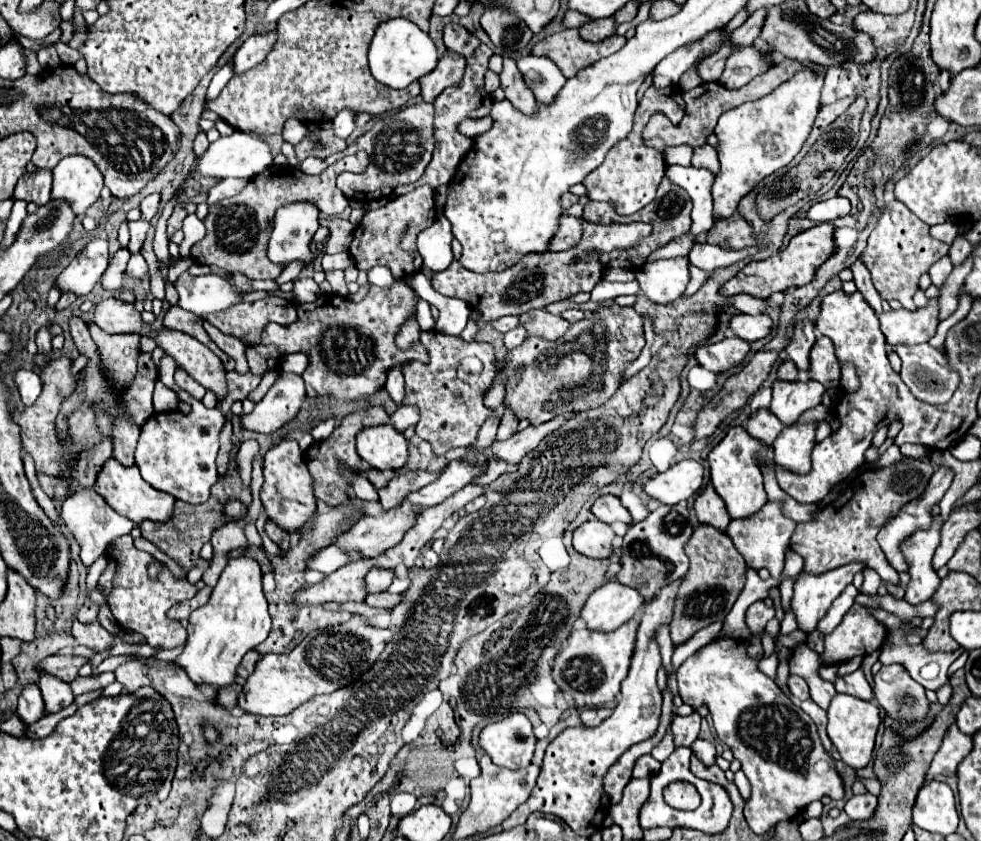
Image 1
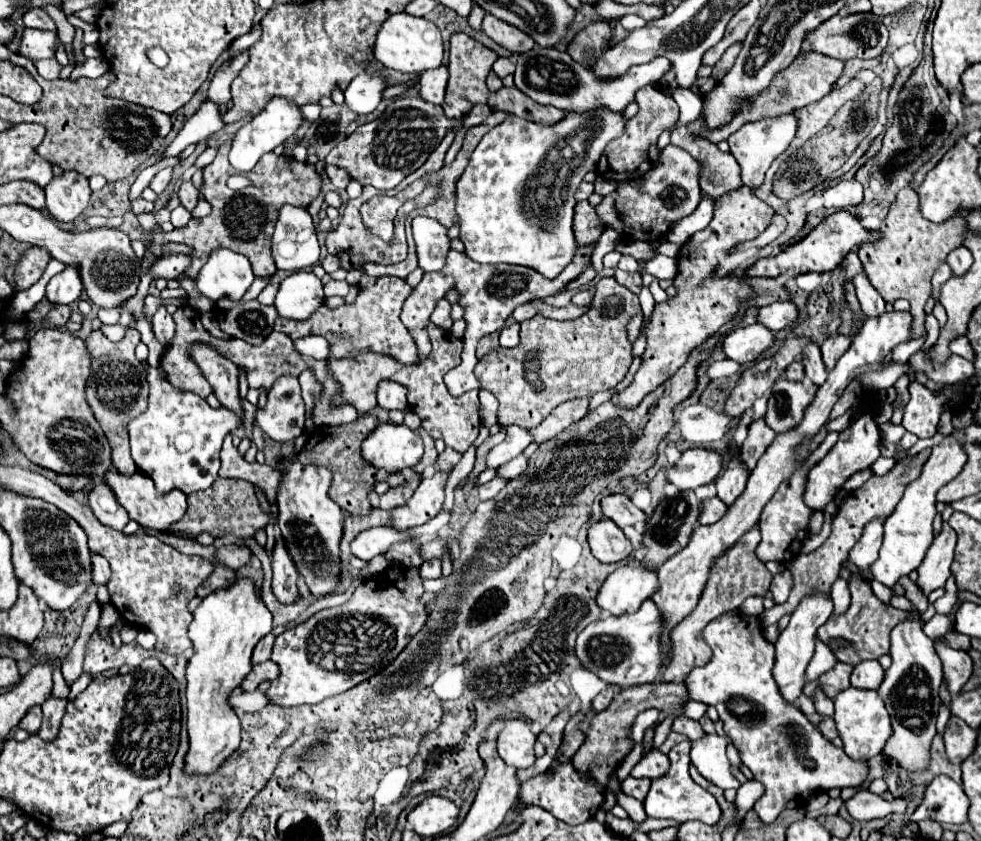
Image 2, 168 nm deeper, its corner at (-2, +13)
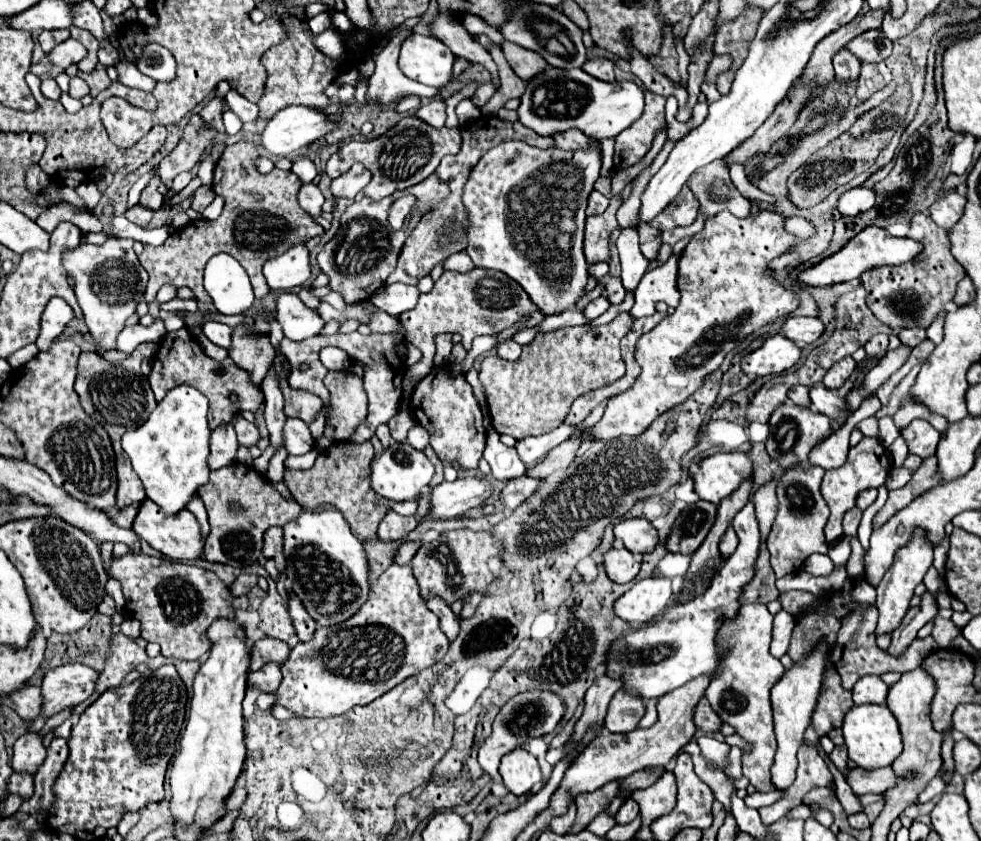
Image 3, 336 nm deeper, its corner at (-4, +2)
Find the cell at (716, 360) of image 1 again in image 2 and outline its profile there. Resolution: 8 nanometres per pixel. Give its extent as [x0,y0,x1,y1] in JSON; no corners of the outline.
[723,324,775,362]

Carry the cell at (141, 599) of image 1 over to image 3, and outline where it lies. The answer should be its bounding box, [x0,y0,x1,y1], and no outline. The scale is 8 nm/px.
[107,553,235,661]

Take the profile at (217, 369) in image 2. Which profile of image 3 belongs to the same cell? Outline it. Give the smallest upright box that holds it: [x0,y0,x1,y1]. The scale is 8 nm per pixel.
[233,413,259,447]

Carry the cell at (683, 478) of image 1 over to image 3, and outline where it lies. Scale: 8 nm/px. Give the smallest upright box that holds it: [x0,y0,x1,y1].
[693,453,753,505]

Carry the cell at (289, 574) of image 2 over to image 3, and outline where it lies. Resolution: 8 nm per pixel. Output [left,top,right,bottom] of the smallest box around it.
[287,591,315,641]

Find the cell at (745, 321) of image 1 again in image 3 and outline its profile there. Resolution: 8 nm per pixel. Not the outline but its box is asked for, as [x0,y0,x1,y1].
[783,317,825,343]

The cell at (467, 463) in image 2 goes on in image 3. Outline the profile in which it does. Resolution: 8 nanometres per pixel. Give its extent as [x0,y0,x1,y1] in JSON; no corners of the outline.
[394,541,422,565]

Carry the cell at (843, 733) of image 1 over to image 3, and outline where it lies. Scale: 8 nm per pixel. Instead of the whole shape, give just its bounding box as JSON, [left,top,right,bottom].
[843,705,903,769]

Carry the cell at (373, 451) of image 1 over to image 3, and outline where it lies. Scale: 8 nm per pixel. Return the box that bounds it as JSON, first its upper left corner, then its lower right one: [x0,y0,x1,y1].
[371,443,433,501]

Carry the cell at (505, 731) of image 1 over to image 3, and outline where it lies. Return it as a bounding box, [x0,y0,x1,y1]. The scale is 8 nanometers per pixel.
[499,747,541,795]

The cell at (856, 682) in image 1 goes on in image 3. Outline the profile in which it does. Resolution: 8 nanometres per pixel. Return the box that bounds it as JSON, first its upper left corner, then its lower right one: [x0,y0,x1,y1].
[853,675,889,705]

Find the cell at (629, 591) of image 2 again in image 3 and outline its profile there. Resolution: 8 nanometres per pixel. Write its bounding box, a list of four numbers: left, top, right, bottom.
[613,577,671,625]

